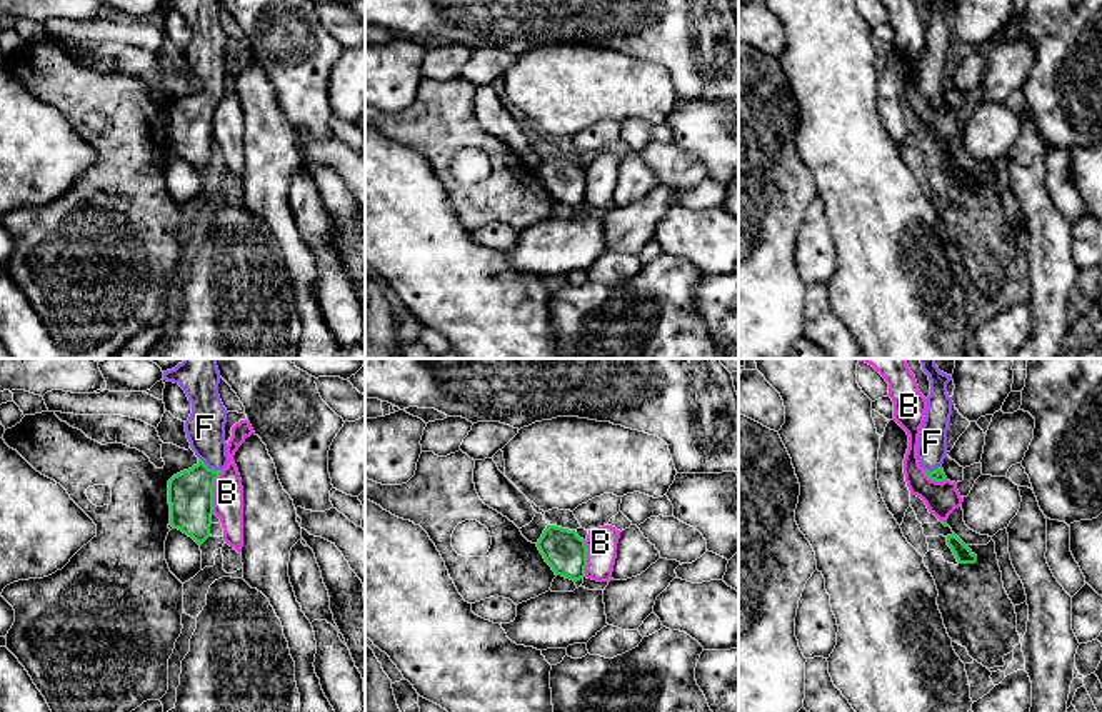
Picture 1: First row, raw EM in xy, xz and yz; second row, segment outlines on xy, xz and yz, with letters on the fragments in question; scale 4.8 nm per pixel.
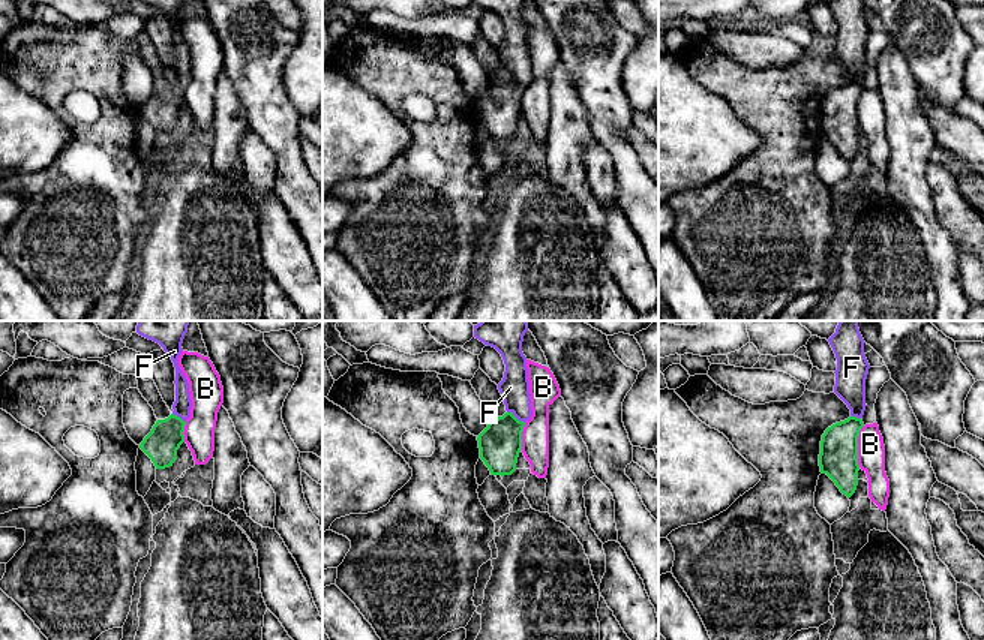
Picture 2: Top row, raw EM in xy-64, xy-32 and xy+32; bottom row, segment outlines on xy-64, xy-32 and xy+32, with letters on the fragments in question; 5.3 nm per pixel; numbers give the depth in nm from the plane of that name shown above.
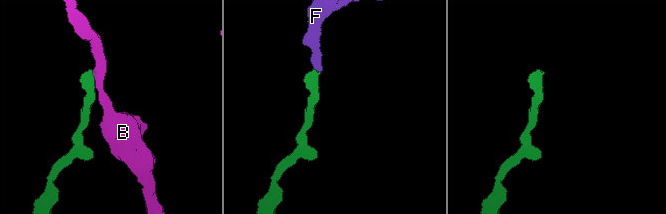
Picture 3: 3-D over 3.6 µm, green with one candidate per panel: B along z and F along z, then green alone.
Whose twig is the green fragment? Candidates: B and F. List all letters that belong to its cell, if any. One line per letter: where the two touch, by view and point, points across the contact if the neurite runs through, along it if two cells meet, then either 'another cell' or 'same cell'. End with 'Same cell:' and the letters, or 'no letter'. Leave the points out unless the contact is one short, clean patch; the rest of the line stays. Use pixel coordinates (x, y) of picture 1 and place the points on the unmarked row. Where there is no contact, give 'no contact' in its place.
B: contact xy (212, 119); border xy (222, 97), (214, 112), (212, 139); another cell
F: contact xy (210, 95); way xy (190, 120), (210, 95), (210, 74), (205, 54); same cell
Same cell: F

